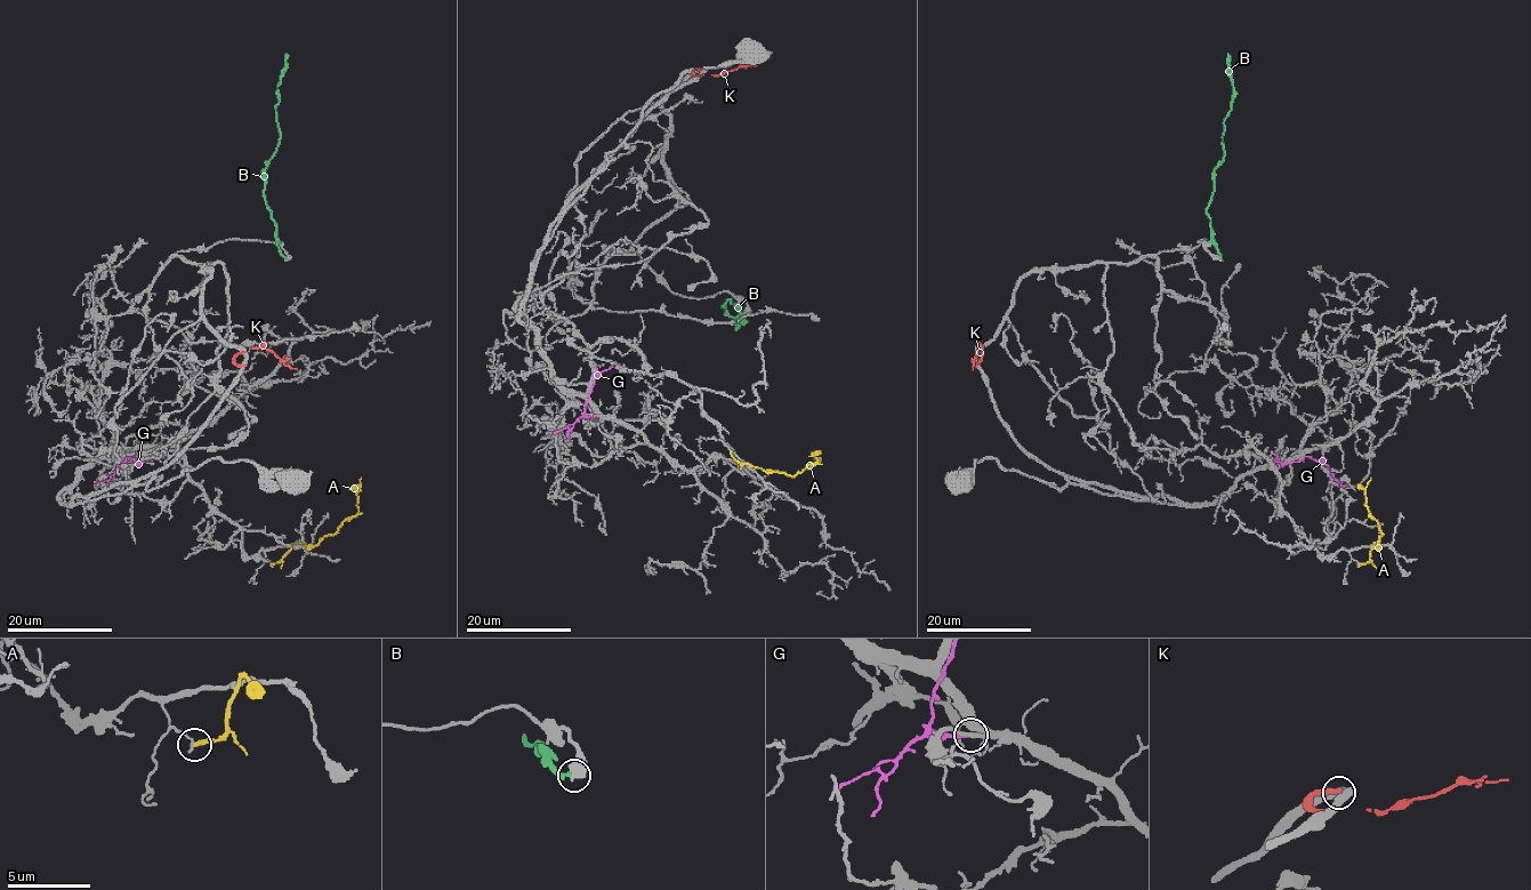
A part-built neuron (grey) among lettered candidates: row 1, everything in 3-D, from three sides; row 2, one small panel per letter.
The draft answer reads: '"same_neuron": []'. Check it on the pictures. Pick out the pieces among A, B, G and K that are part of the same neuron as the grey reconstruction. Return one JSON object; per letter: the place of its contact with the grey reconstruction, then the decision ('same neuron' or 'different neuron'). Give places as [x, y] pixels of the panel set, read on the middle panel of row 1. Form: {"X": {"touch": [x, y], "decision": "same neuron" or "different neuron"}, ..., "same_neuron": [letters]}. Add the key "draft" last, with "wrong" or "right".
{"A": {"touch": [730, 452], "decision": "different neuron"}, "B": {"touch": [746, 313], "decision": "different neuron"}, "G": {"touch": [597, 416], "decision": "different neuron"}, "K": {"touch": [702, 69], "decision": "different neuron"}, "same_neuron": [], "draft": "right"}

